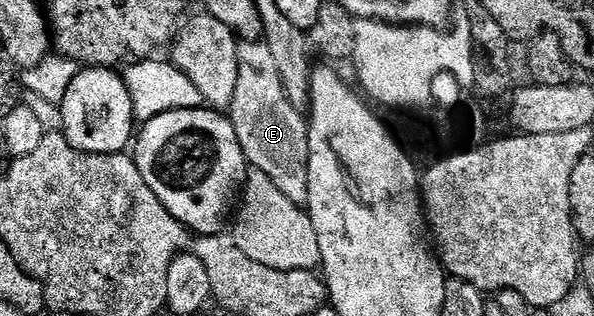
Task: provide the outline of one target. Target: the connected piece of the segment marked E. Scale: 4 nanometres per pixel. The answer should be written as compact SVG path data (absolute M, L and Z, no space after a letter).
M253 42L240 49L241 73L237 99L231 119L246 161L256 171L267 174L291 202L305 206L309 202L309 126L306 117L287 98L279 78L279 66L267 46Z

